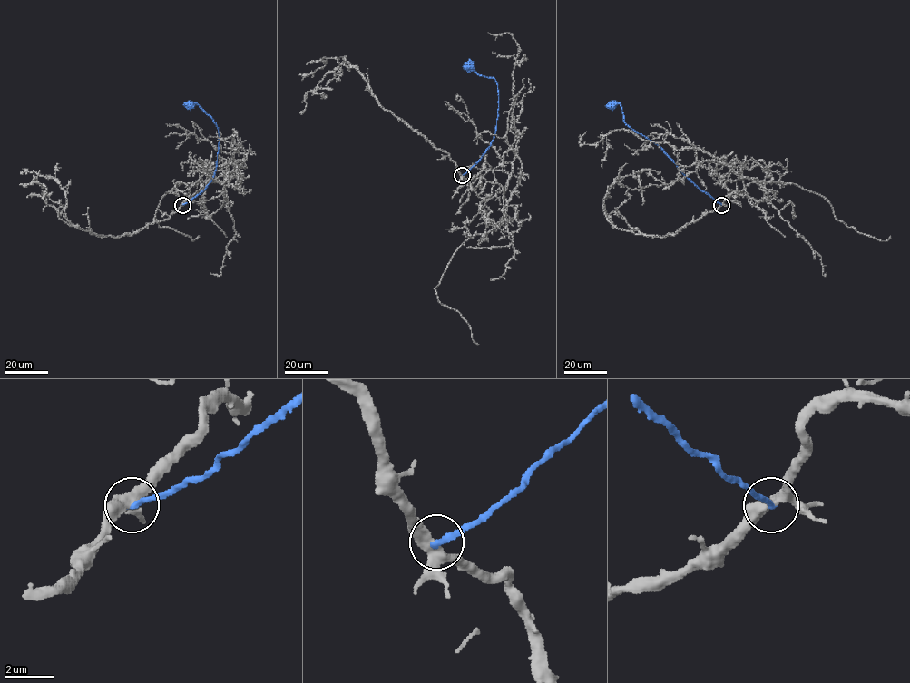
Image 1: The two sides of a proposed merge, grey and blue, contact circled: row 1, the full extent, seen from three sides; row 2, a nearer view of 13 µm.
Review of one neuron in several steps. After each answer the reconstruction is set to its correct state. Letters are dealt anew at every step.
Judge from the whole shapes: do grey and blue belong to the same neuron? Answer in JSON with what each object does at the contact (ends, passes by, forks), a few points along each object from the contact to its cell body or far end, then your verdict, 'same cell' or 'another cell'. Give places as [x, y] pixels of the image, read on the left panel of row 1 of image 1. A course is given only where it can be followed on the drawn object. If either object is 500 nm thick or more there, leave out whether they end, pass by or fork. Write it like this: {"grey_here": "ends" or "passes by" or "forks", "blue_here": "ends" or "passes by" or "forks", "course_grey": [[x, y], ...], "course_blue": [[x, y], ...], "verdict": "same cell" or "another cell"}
{"grey_here": "forks", "blue_here": "ends", "course_grey": [[182, 204], [205, 187], [211, 164], [217, 181], [178, 184], [155, 216], [161, 228], [192, 241], [199, 236]], "course_blue": [[182, 204], [210, 183], [216, 170], [219, 151], [217, 126], [195, 102], [191, 104]], "verdict": "another cell"}

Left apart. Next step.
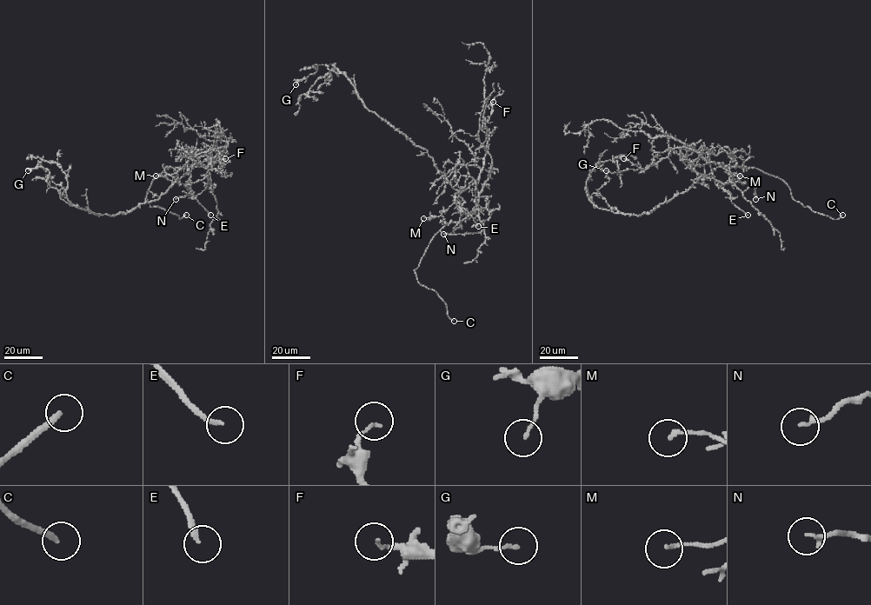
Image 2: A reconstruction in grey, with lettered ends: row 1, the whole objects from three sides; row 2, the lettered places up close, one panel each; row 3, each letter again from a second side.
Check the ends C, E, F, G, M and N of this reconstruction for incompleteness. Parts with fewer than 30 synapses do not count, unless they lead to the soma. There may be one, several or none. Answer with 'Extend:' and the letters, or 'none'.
Extend: C, E

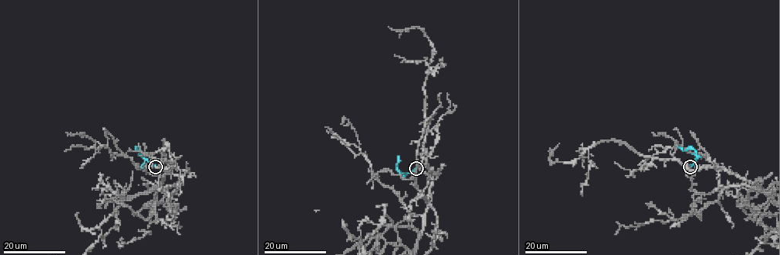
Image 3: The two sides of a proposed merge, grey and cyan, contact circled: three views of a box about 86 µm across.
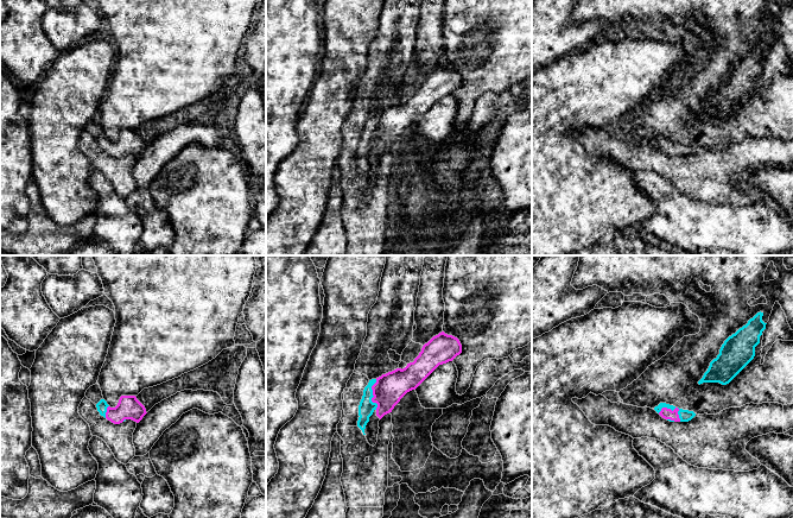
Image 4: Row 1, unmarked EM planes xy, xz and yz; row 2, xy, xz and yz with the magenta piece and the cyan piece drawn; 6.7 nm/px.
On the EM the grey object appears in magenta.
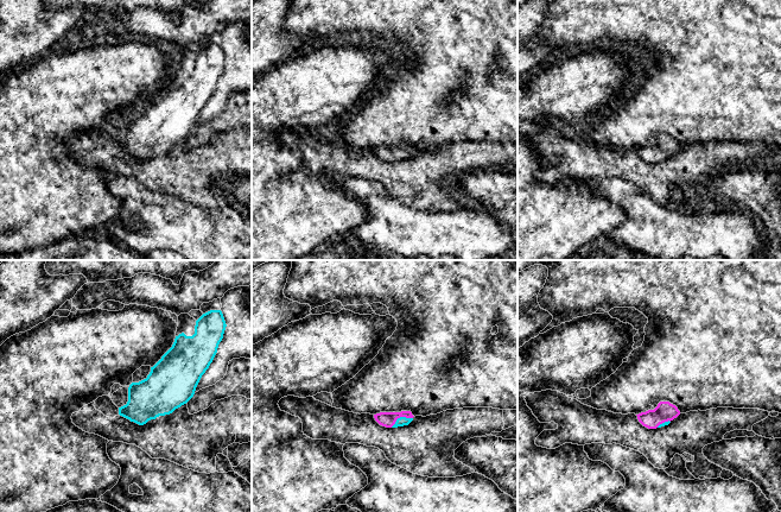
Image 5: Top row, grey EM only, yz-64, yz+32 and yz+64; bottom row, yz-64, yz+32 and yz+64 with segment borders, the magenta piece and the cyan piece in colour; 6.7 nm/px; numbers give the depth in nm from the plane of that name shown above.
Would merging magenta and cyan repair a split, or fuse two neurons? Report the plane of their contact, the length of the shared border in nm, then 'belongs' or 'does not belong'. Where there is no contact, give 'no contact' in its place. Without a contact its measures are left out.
xz | 200 nm | belongs

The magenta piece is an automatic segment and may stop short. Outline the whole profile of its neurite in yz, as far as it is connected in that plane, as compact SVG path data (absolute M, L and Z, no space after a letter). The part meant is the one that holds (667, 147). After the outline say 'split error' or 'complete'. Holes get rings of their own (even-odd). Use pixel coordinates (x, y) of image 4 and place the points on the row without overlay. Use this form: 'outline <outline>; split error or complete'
outline M660 137L654 144L670 156L689 156L696 150L693 145L683 144L666 137Z; split error

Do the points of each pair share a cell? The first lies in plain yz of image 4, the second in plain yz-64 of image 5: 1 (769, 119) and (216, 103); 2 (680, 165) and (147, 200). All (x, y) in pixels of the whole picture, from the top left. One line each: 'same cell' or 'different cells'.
1: different cells
2: different cells

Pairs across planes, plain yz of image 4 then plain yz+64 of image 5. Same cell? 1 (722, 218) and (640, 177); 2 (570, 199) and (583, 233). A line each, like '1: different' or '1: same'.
1: different
2: same

